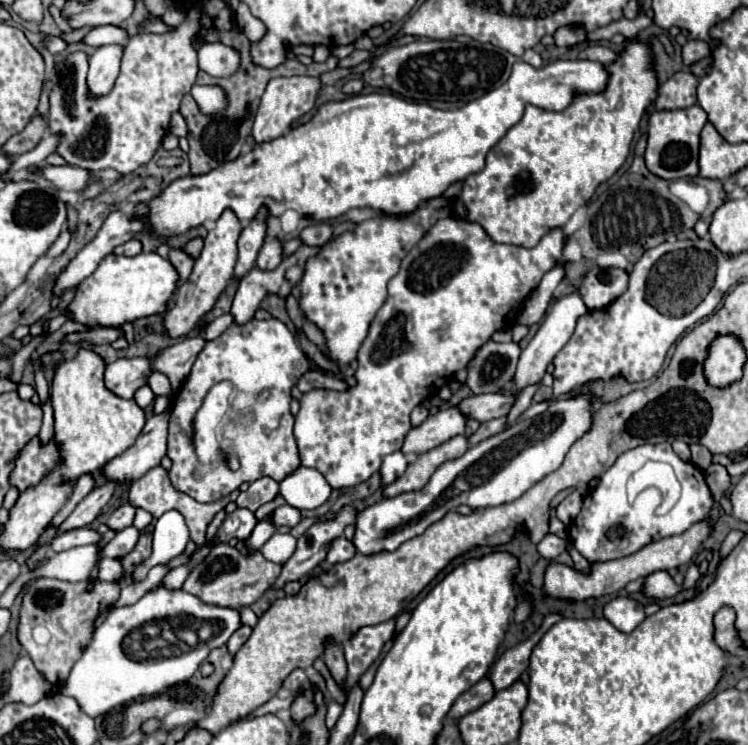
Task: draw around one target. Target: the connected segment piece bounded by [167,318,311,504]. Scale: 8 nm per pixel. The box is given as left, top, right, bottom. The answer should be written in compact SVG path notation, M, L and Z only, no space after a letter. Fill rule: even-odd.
M249 320L247 324L231 324L219 338L209 340L205 348L199 352L191 374L183 382L181 390L177 392L173 400L173 412L169 420L169 448L167 456L171 458L173 466L169 470L171 484L191 496L197 502L209 504L217 502L223 496L231 494L233 490L239 490L239 486L251 484L263 476L273 478L275 482L285 480L289 474L293 474L301 466L297 442L293 436L293 424L295 416L289 410L291 402L291 386L297 382L297 378L309 370L309 360L301 352L301 348L295 342L295 336L289 332L289 328L277 320ZM221 380L229 380L237 390L237 406L253 406L255 410L255 422L249 430L239 430L239 426L225 428L225 436L235 440L235 454L239 458L239 470L231 472L225 464L219 464L215 470L205 470L199 478L195 470L199 468L195 450L193 450L193 416L199 410L205 394ZM269 390L269 398L265 402L257 402L257 394Z

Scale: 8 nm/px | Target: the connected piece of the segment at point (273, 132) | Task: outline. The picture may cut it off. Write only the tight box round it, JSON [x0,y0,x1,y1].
[253,76,321,142]

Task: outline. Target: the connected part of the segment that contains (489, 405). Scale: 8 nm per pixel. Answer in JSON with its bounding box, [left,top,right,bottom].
[455,394,515,422]

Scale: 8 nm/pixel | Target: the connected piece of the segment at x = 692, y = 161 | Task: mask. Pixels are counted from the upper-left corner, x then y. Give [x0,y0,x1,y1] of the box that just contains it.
[645,104,707,180]

